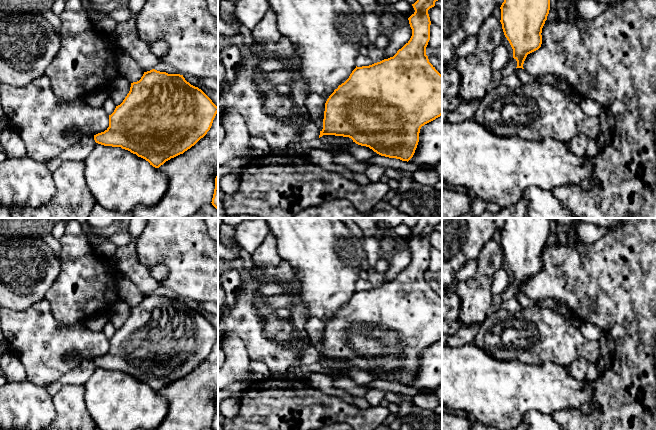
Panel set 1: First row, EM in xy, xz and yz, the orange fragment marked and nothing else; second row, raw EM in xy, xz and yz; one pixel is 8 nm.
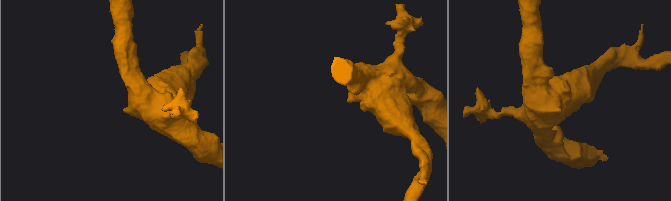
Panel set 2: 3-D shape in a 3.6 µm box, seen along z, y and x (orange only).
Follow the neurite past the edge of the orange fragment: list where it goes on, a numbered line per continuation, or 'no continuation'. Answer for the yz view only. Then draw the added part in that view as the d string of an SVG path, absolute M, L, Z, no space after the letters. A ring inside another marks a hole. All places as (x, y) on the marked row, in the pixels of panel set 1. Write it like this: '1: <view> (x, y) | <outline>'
no continuation

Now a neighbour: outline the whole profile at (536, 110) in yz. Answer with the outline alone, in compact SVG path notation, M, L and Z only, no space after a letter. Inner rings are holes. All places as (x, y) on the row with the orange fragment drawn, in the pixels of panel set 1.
M540 82L523 84L511 90L509 95L499 93L497 88L490 90L480 102L474 120L497 136L522 135L537 141L552 138L567 145L579 135L596 139L601 134L599 118L586 115L569 97L569 92Z

